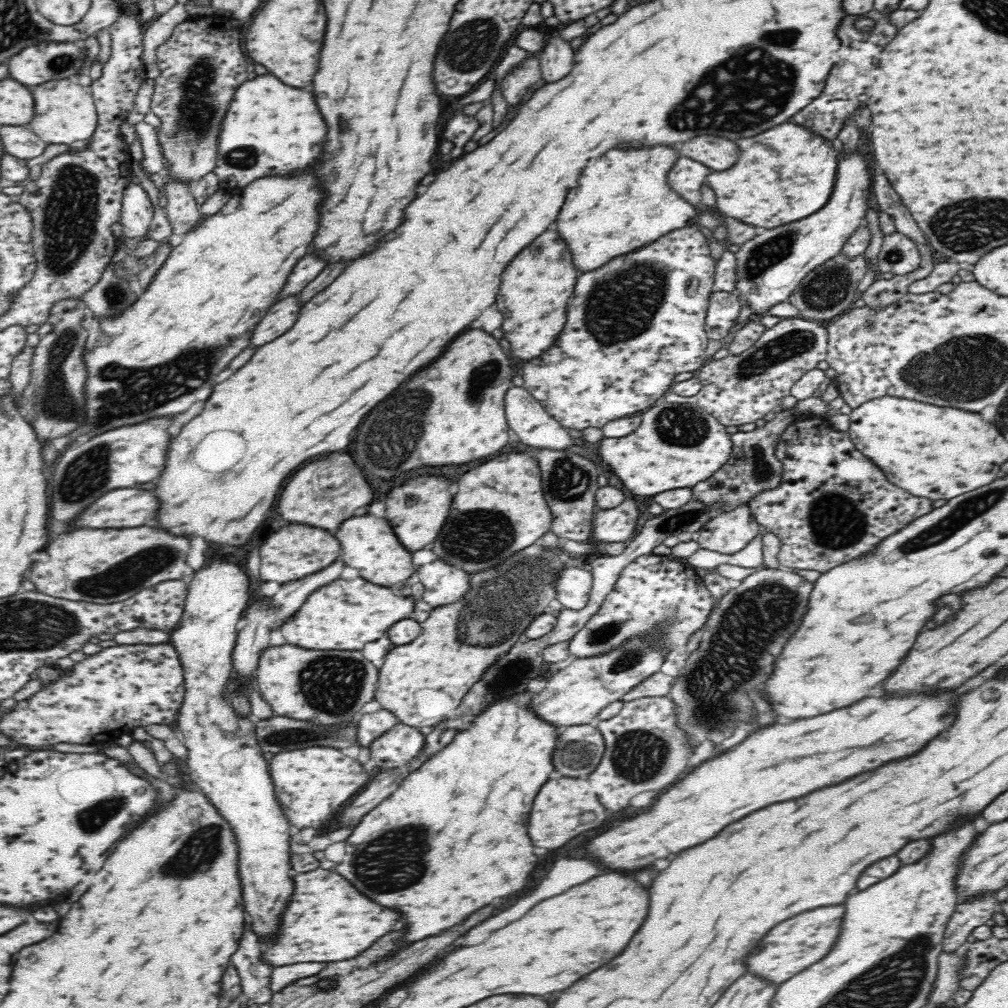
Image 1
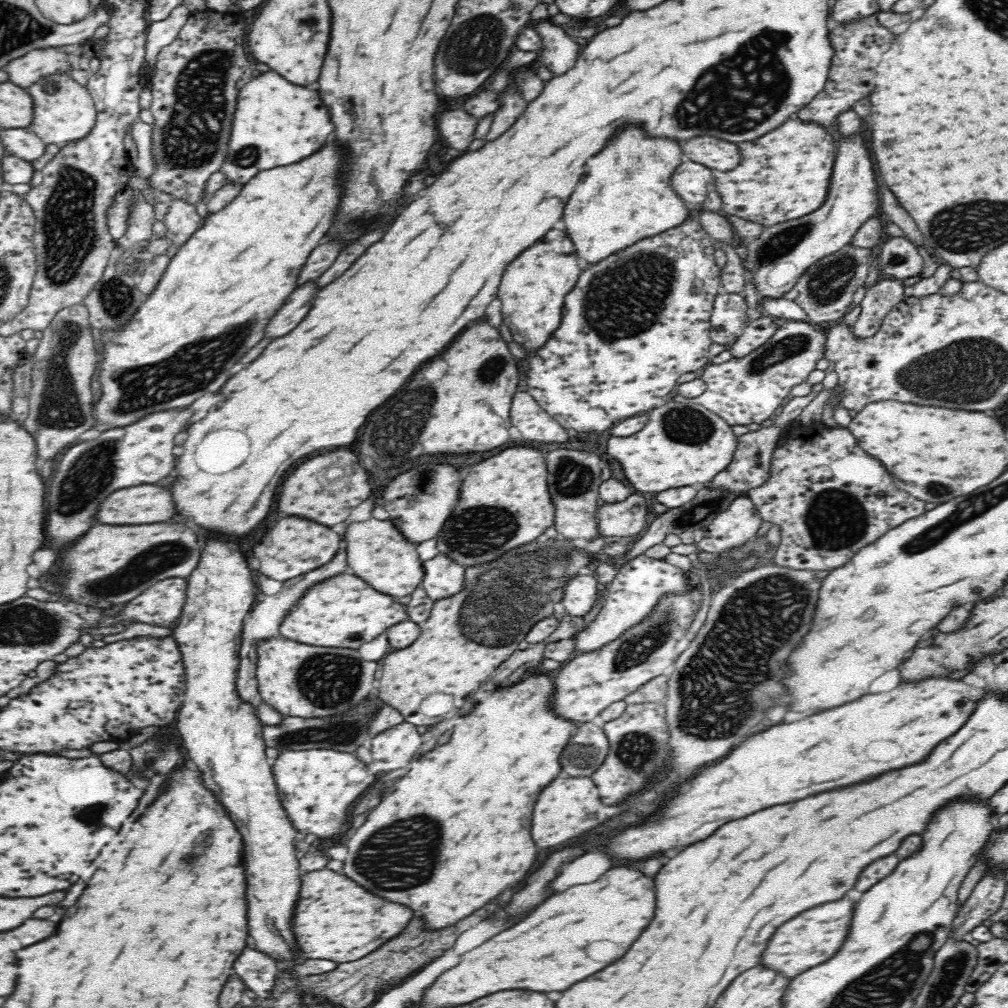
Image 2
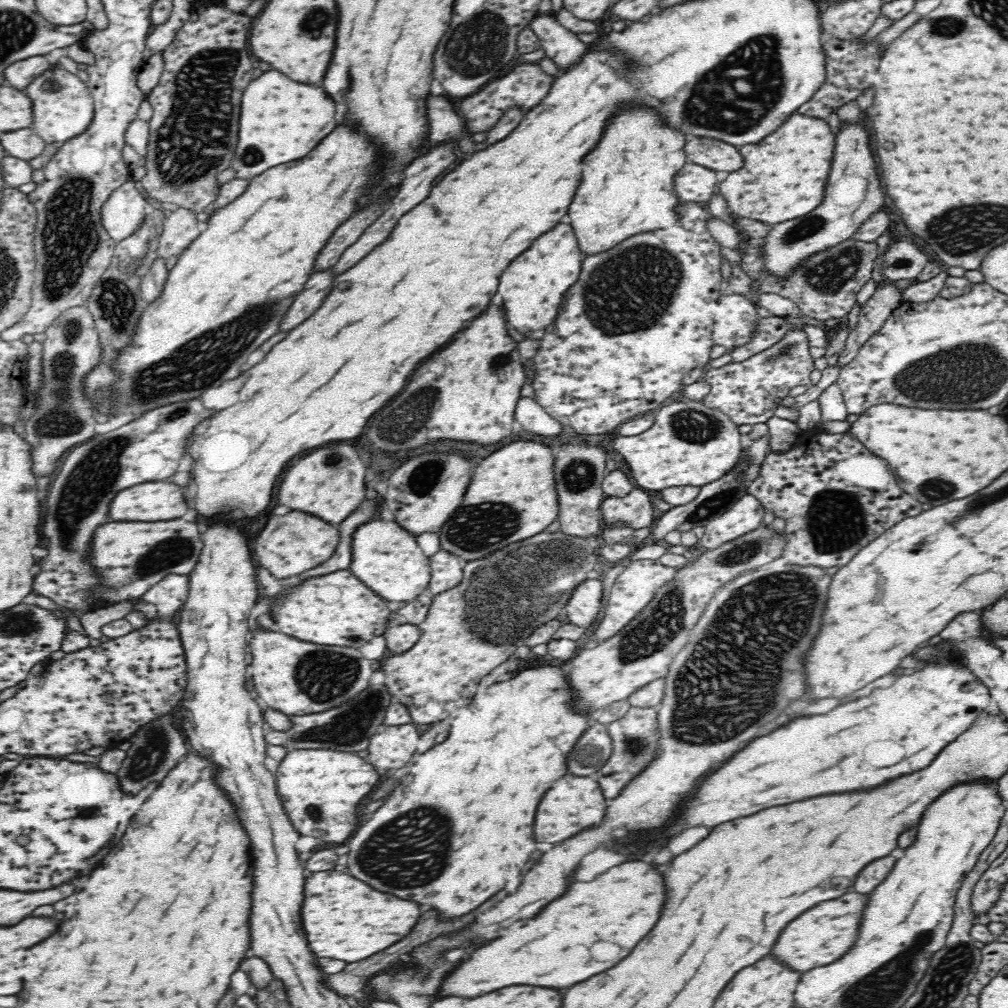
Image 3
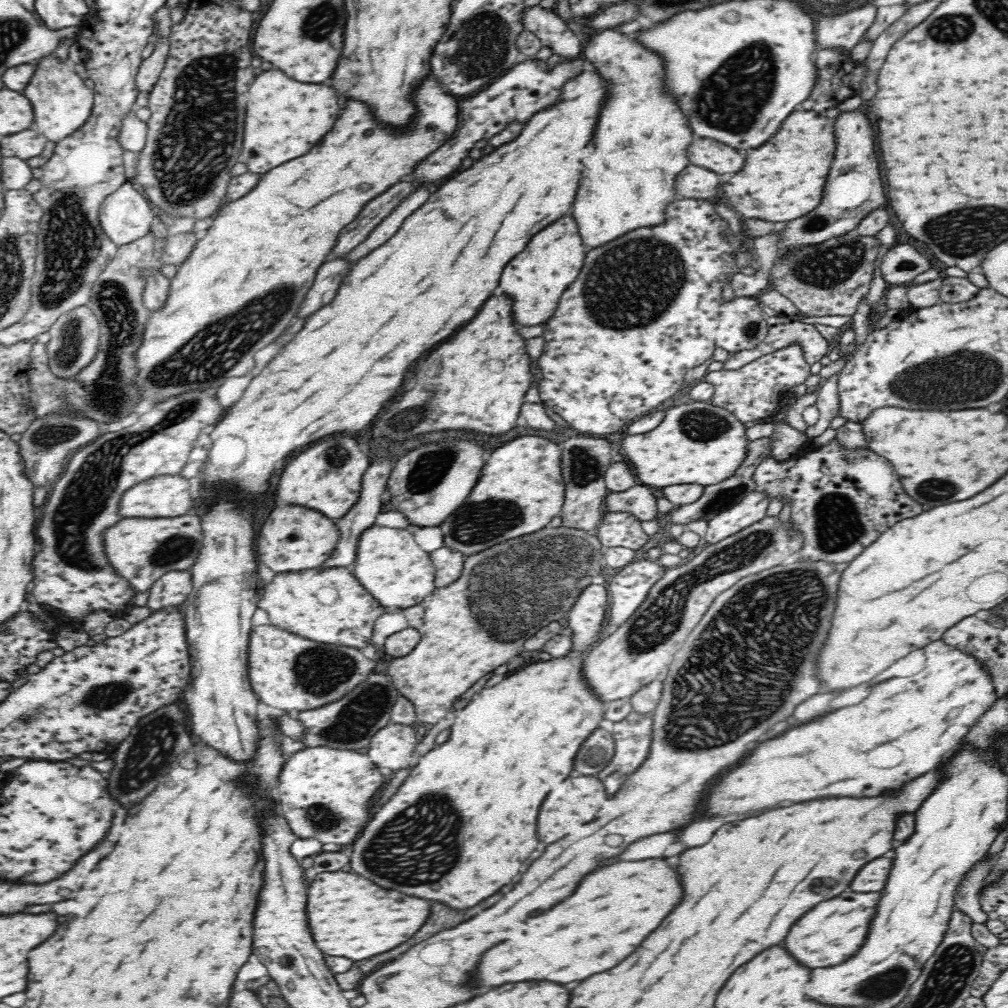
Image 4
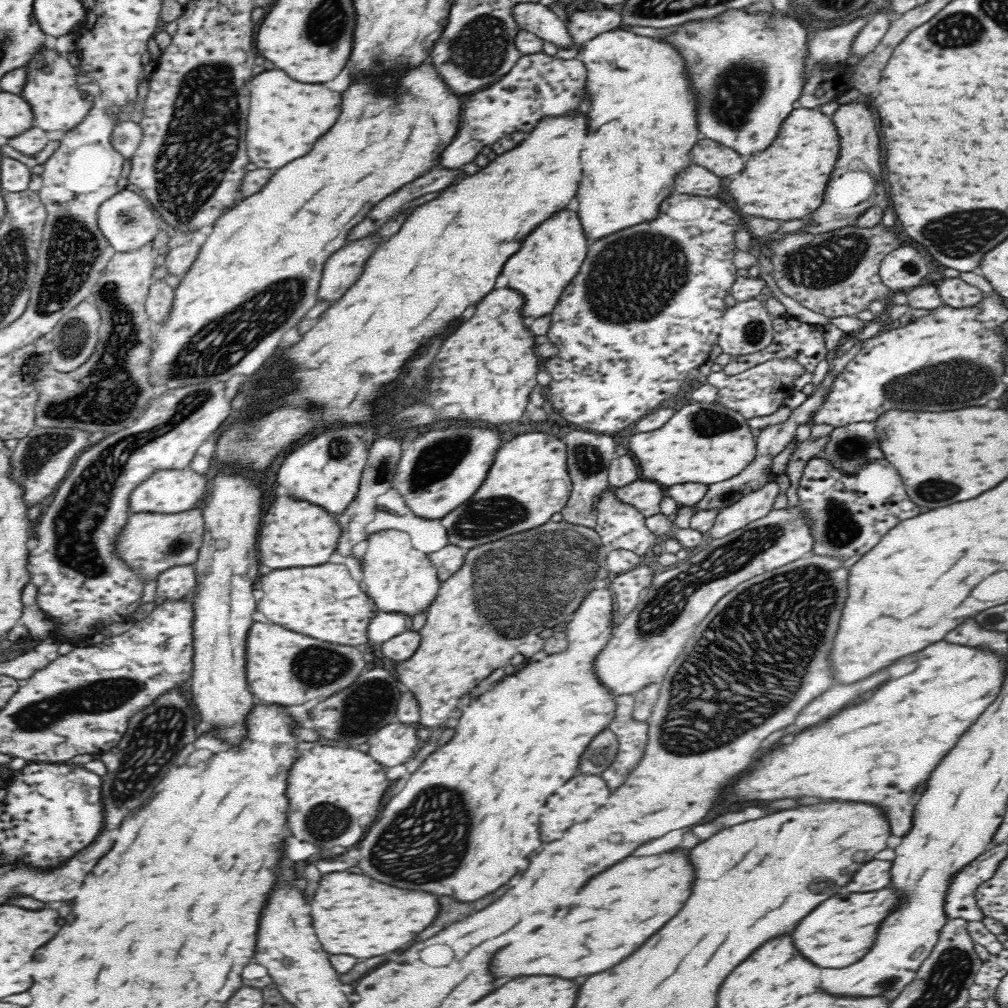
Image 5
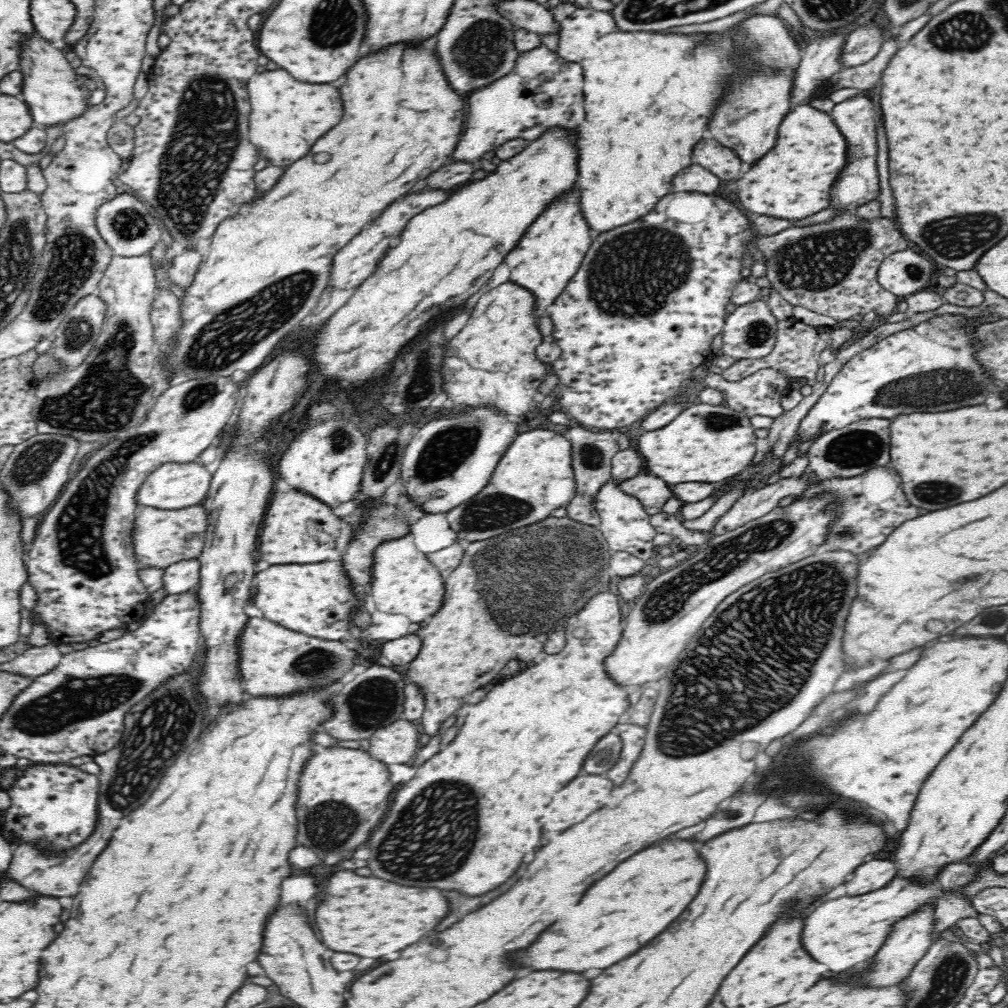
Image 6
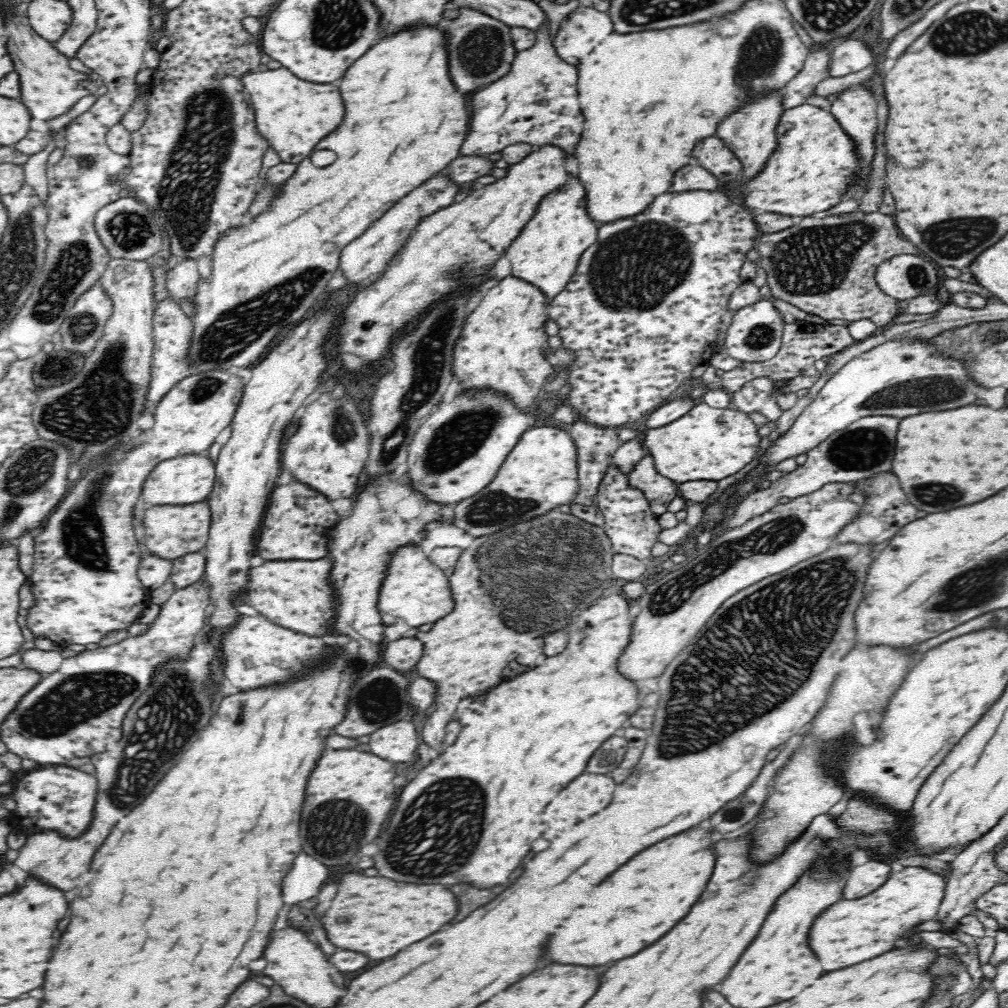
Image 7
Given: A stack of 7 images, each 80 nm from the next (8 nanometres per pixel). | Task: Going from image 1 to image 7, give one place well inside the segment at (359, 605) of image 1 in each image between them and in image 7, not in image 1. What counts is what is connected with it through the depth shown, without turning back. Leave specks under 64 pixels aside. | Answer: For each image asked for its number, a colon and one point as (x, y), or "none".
2: (344, 611)
3: (336, 609)
4: (327, 605)
5: (325, 602)
6: (315, 599)
7: (293, 593)

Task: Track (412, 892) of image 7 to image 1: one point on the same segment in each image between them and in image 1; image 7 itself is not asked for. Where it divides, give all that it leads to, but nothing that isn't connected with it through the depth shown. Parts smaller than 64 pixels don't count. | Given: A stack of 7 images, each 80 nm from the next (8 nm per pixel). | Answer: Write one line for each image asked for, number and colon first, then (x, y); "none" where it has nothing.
1: (327, 920)
2: (337, 920)
3: (344, 918)
4: (350, 916)
5: (353, 914)
6: (370, 917)

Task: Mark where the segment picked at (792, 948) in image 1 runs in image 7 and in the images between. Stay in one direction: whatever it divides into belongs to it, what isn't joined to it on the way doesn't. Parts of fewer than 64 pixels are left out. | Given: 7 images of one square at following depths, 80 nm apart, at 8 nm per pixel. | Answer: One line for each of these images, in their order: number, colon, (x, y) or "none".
2: (808, 940)
3: (826, 932)
4: (834, 930)
5: (841, 931)
6: (840, 933)
7: (852, 931)

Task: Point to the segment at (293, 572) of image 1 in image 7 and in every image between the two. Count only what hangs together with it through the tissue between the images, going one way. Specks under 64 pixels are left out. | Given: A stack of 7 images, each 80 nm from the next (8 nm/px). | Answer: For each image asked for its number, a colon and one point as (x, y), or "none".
2: (293, 546)
3: (291, 544)
4: (292, 538)
5: (294, 532)
6: (296, 528)
7: (293, 524)

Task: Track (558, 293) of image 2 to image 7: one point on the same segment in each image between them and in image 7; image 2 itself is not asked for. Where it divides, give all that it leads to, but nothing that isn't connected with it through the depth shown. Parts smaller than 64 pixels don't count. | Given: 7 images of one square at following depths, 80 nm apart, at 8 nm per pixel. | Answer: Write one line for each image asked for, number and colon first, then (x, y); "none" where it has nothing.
3: (532, 288)
4: (535, 279)
5: (551, 256)
6: (547, 258)
7: (546, 253)

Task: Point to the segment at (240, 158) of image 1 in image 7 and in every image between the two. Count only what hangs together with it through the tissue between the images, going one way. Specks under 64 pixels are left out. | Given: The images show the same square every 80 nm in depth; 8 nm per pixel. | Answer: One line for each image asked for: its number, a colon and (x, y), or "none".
2: (260, 141)
3: (282, 120)
4: (284, 119)
5: (286, 117)
6: (288, 116)
7: (293, 114)

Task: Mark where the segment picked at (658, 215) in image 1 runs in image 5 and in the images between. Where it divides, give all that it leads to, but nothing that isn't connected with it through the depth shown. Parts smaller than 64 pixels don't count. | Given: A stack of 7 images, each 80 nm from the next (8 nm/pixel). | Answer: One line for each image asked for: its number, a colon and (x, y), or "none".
2: (625, 195)
3: (627, 187)
4: (640, 144)
5: (642, 119)

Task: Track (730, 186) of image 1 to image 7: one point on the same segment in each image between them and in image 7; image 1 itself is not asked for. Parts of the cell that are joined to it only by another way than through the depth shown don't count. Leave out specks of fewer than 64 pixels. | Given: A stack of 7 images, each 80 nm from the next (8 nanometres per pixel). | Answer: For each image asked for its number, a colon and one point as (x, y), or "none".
2: (784, 175)
3: (785, 176)
4: (782, 180)
5: (787, 182)
6: (793, 181)
7: (815, 163)

